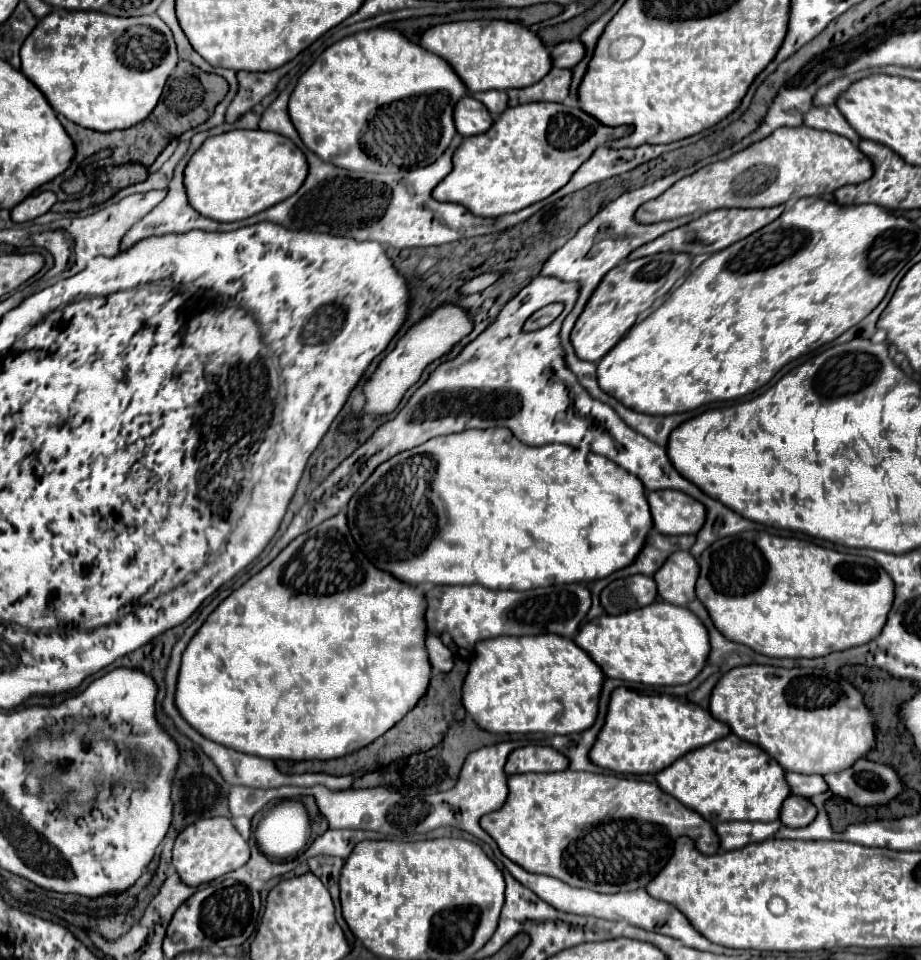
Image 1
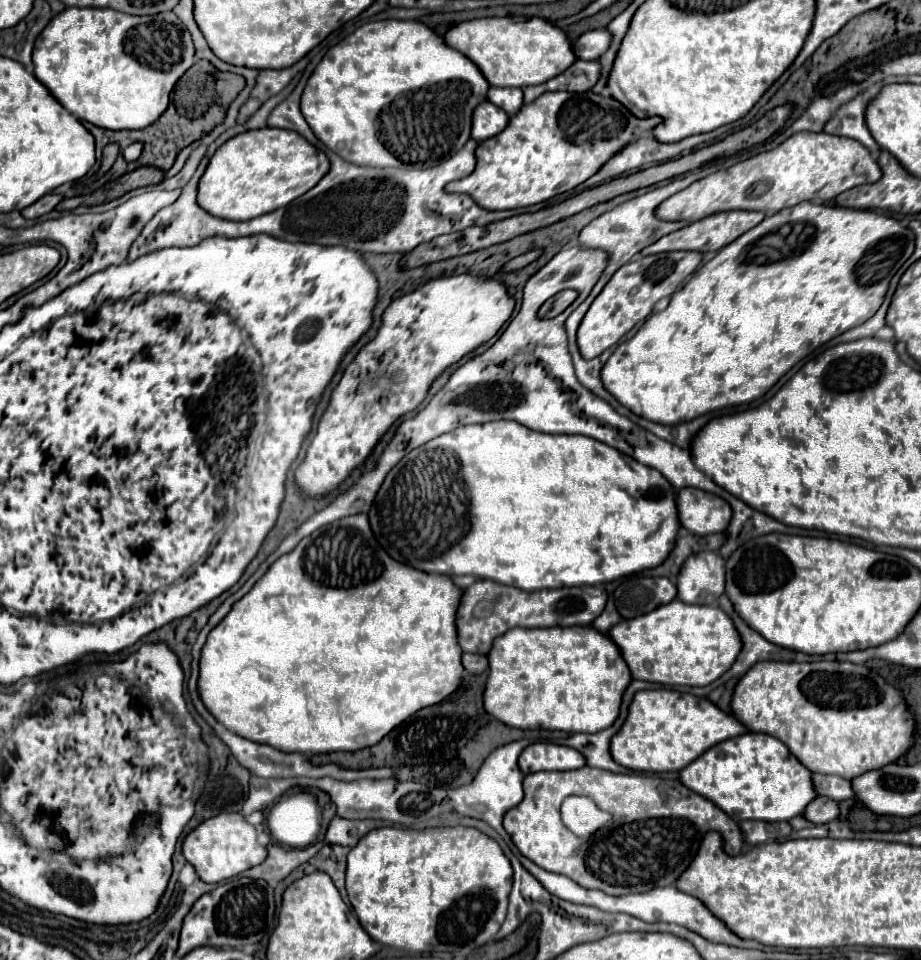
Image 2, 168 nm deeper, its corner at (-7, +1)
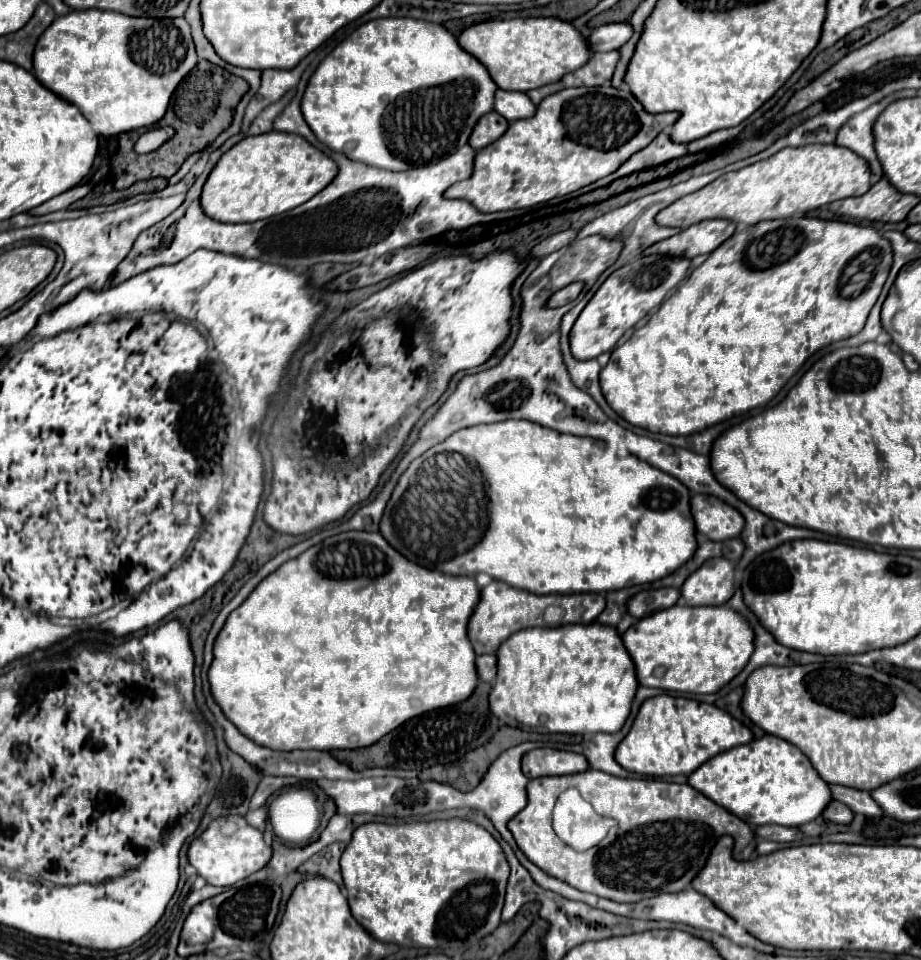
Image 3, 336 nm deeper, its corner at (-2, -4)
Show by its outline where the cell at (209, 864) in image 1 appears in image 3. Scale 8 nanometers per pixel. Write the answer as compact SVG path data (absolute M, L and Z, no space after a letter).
M233 815L229 819L221 817L211 821L209 827L189 845L187 859L209 885L227 887L263 869L271 859L271 847L263 841L259 829L251 827L243 817Z

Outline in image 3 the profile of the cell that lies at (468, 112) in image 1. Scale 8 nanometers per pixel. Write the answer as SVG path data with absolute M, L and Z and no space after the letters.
M491 111L491 113L487 113L487 115L483 115L479 121L477 121L477 125L475 125L475 129L473 129L473 133L471 133L471 137L469 137L469 145L477 151L477 149L483 149L483 147L487 147L489 143L493 143L495 139L499 139L505 131L507 131L507 127L509 127L509 123L507 123L507 119L503 119L499 113L495 113L495 111Z

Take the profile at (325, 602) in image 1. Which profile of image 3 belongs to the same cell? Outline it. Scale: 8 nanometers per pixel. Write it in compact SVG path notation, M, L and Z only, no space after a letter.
M345 531L309 547L299 557L283 563L277 571L269 573L253 593L237 607L225 621L213 645L213 663L209 667L209 685L215 703L225 717L251 741L269 747L273 751L331 751L331 749L359 749L377 743L383 735L399 727L401 723L421 713L449 707L465 701L475 685L475 653L467 639L467 619L477 605L479 587L473 577L451 577L437 571L427 571L407 559L403 559L379 533L369 531Z

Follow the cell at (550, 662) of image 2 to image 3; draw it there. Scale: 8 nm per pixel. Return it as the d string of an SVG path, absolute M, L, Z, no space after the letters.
M601 623L591 625L571 625L571 627L541 627L541 629L527 629L511 635L511 639L505 639L497 651L497 679L489 693L489 709L491 713L509 727L547 727L551 733L595 733L595 731L619 731L631 711L631 701L637 691L637 679L635 679L635 665L631 663L631 657L627 655L627 649L623 647L623 641L619 633Z

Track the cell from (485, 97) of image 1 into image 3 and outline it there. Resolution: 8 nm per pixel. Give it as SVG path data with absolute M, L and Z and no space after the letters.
M499 89L495 93L495 111L503 115L507 121L517 121L523 117L531 117L535 113L535 105L525 93Z

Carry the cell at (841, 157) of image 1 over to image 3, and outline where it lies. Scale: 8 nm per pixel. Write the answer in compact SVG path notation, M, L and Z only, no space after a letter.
M835 143L785 147L769 159L725 173L703 189L677 199L659 211L655 219L663 227L687 229L699 221L723 217L735 221L739 227L747 227L765 219L783 219L807 213L843 197L863 195L869 187L869 163L847 147L839 147Z

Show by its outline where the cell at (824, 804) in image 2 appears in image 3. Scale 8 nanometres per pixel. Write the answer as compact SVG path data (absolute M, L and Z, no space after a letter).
M831 801L827 807L825 807L825 811L821 813L821 817L825 819L825 821L833 821L833 823L851 823L851 819L853 819L853 813L851 813L851 809L849 807L843 807L843 803L835 803L835 801Z

